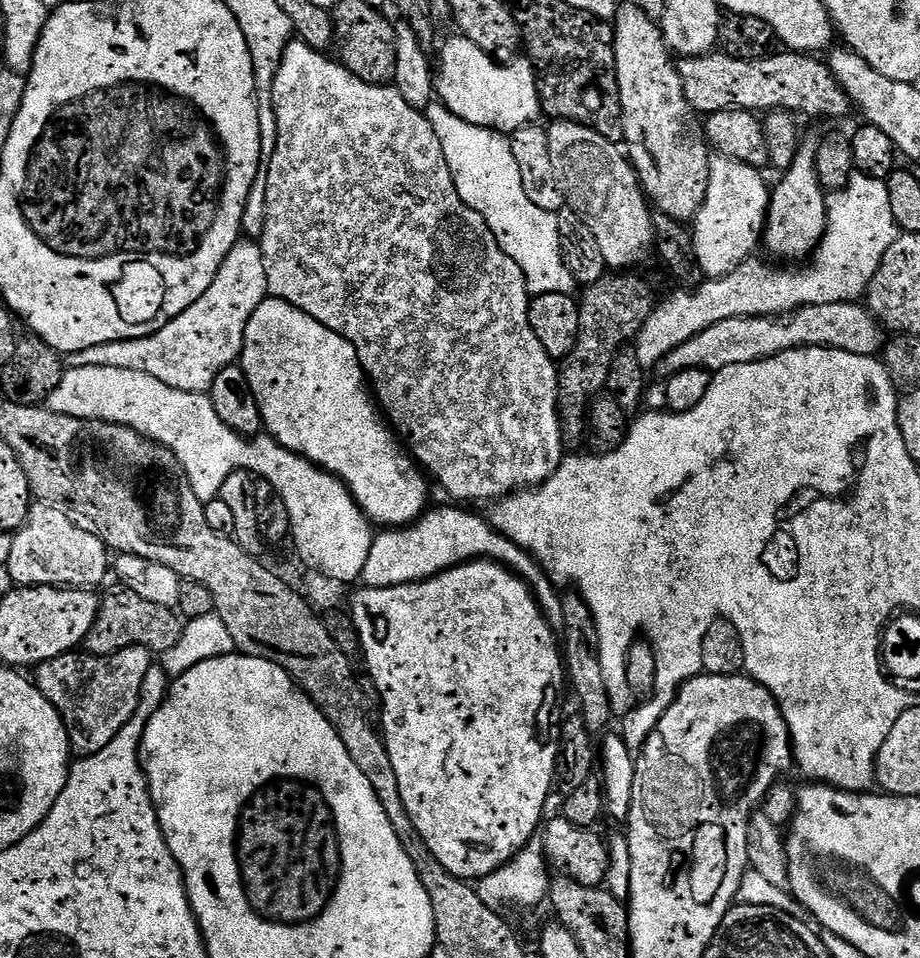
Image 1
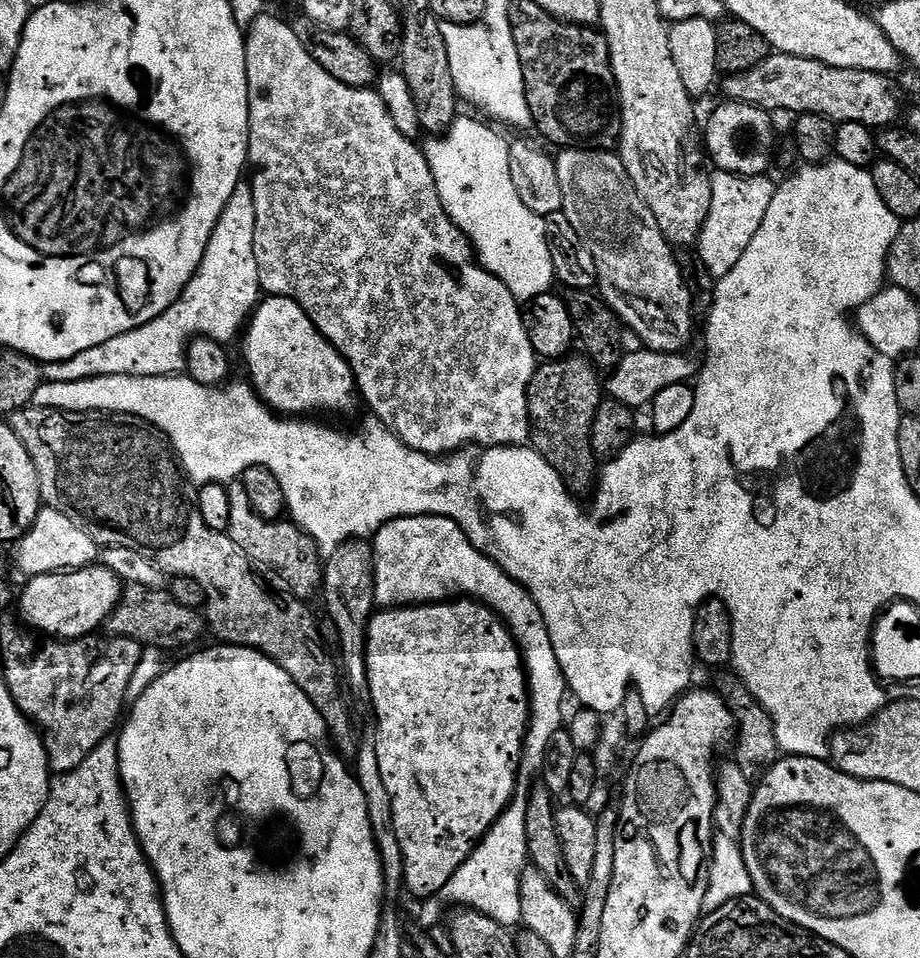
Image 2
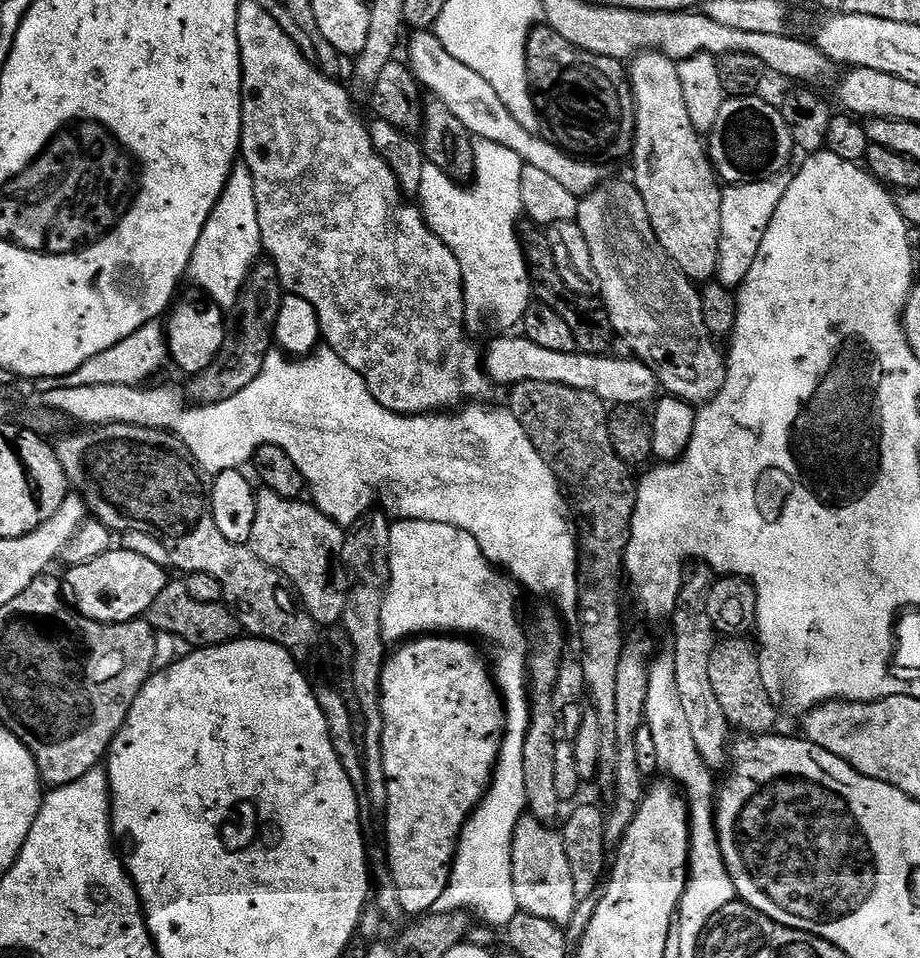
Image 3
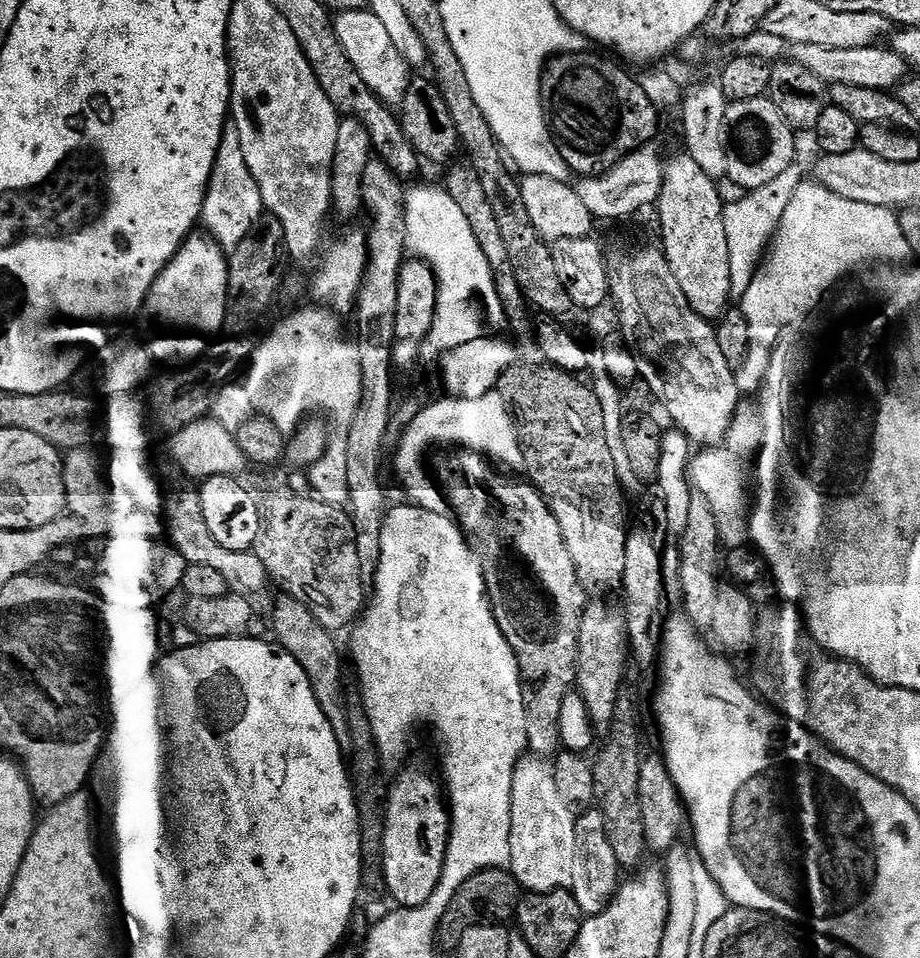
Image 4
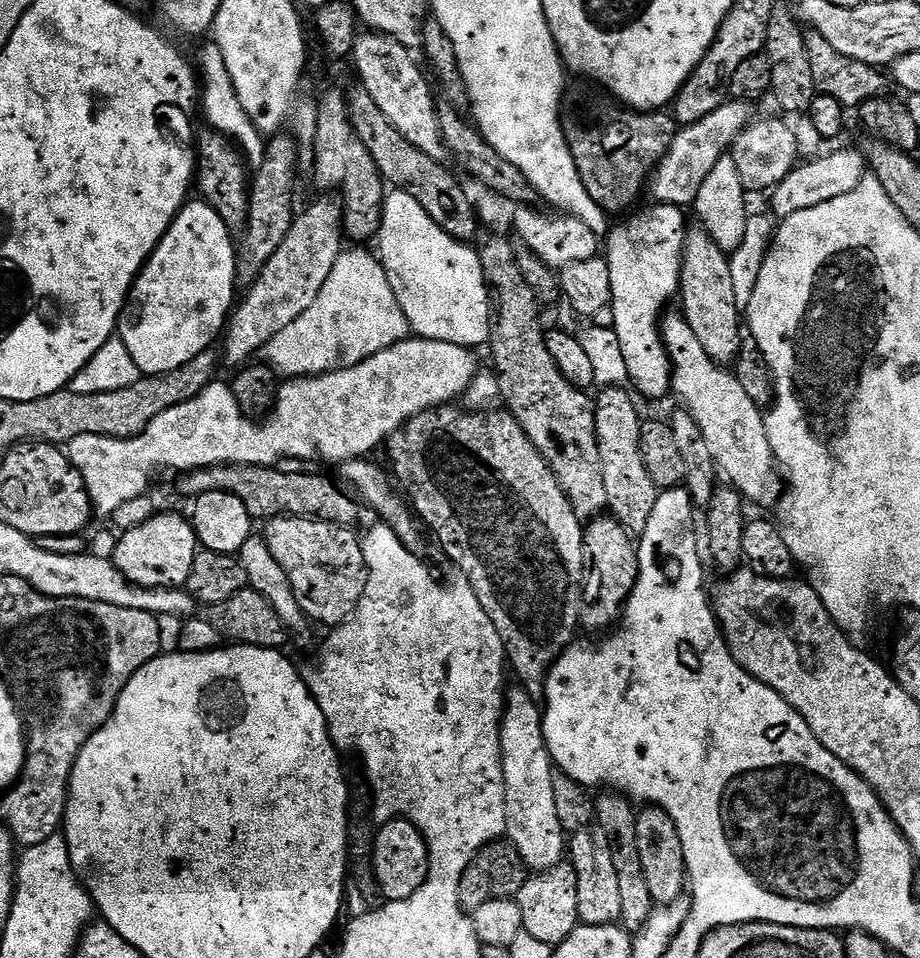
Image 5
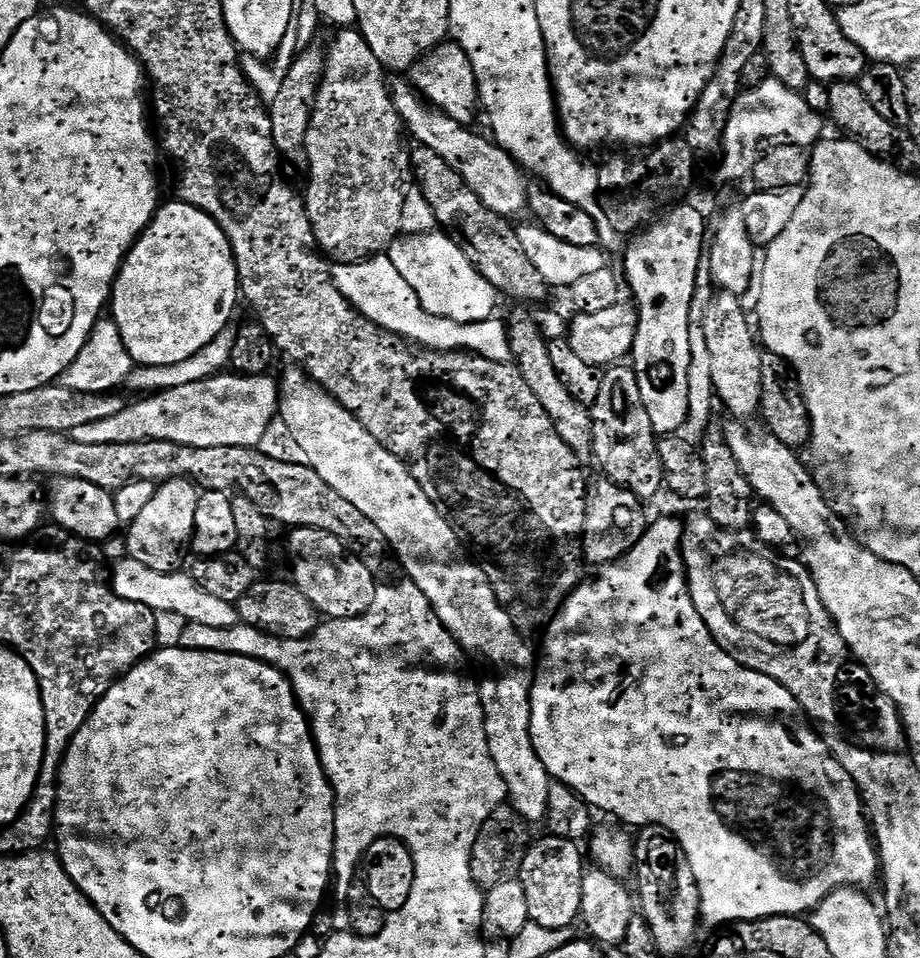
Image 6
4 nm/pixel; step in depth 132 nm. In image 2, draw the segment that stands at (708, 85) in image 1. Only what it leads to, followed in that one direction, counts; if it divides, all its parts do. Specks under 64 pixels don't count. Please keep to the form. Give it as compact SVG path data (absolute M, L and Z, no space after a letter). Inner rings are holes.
M770 54L762 66L754 66L754 70L746 70L742 74L724 76L724 92L729 101L738 104L753 104L764 109L769 114L776 112L792 112L791 114L818 114L836 124L845 122L858 122L862 126L873 130L883 130L895 125L900 116L900 92L891 75L883 72L867 72L853 68L835 68L826 66L810 58L785 56L783 54Z

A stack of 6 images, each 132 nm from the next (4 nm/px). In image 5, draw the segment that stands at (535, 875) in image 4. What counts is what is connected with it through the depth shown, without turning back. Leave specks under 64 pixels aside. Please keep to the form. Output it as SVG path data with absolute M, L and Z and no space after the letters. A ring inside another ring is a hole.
M513 686L504 697L504 717L500 720L500 761L506 794L507 843L512 844L522 862L533 873L561 863L566 856L566 833L554 807L552 774L554 765L544 746L544 718L541 705L525 688Z

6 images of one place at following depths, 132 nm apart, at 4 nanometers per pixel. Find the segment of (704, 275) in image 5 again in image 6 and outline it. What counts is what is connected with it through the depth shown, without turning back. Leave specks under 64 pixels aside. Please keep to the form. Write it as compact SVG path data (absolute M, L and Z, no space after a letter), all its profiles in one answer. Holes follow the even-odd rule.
M717 291L713 301L710 302L708 311L706 311L704 328L707 347L710 349L713 386L719 403L721 405L724 403L728 407L728 412L732 415L729 417L748 418L744 416L756 416L761 411L761 400L763 398L762 358L760 357L762 348L758 343L758 336L754 331L754 324L749 313L745 312L744 307L740 305L740 296L734 292Z

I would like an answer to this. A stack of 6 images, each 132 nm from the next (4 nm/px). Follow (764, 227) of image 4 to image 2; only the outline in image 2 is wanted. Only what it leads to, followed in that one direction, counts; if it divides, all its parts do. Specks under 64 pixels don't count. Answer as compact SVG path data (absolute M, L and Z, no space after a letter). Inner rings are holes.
M733 172L711 173L712 197L710 198L710 214L700 232L698 253L710 274L719 278L730 274L742 254L746 254L746 246L758 234L758 226L762 226L762 218L766 218L766 210L770 210L770 202L777 190L775 183L768 181L767 175L763 176L735 176Z

